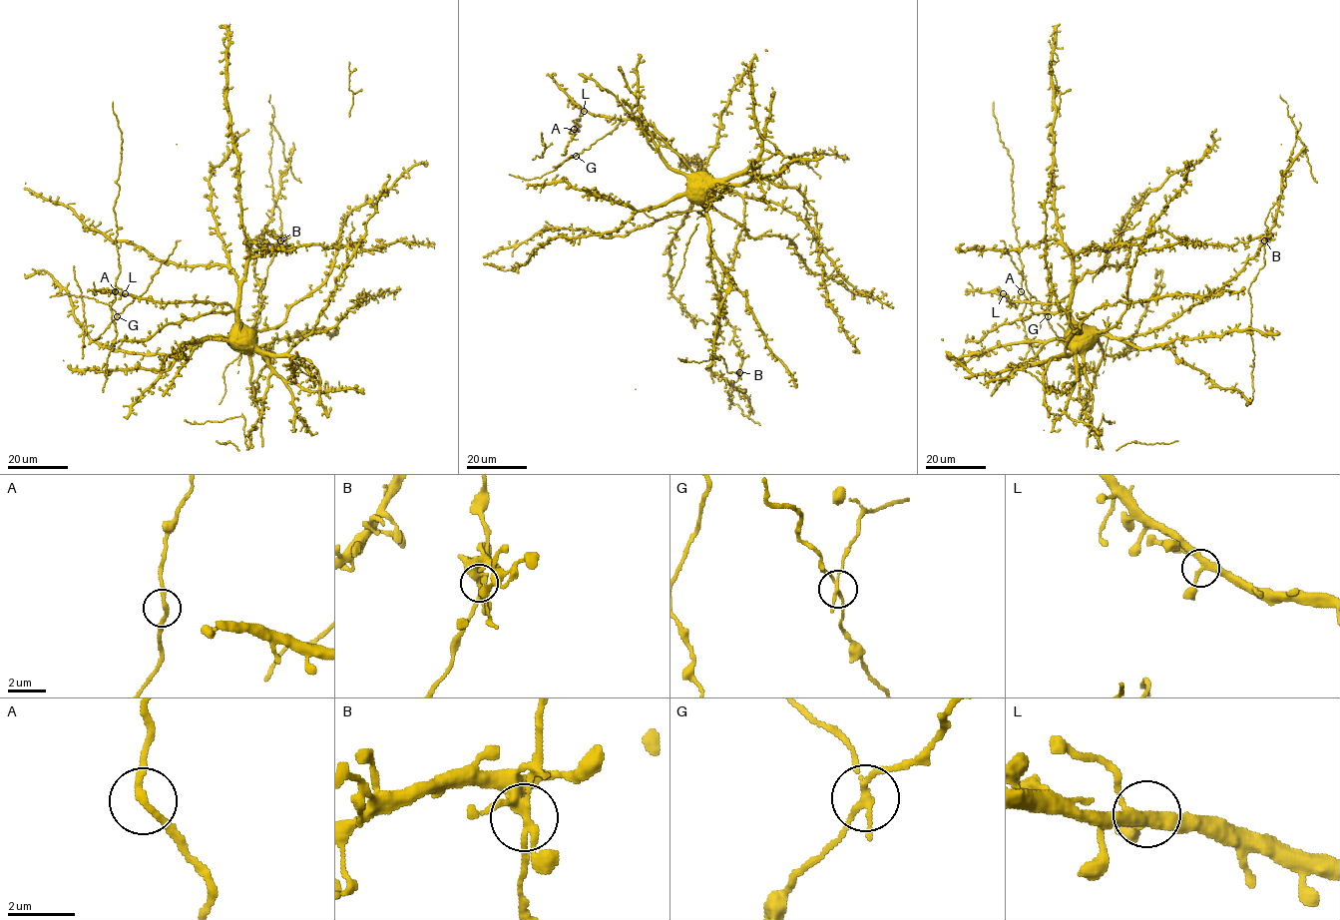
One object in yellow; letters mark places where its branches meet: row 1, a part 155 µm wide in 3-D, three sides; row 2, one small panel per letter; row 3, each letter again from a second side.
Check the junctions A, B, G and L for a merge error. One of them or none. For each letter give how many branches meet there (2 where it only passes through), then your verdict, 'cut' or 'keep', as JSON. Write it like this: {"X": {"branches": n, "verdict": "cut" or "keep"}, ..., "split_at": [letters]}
{"A": {"branches": 2, "verdict": "keep"}, "B": {"branches": 4, "verdict": "keep"}, "G": {"branches": 4, "verdict": "cut"}, "L": {"branches": 4, "verdict": "keep"}, "split_at": ["G"]}

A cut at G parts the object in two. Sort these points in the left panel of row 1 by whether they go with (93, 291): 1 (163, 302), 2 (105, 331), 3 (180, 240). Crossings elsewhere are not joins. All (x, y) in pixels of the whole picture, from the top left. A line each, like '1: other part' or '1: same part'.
1: same part
2: other part
3: other part

